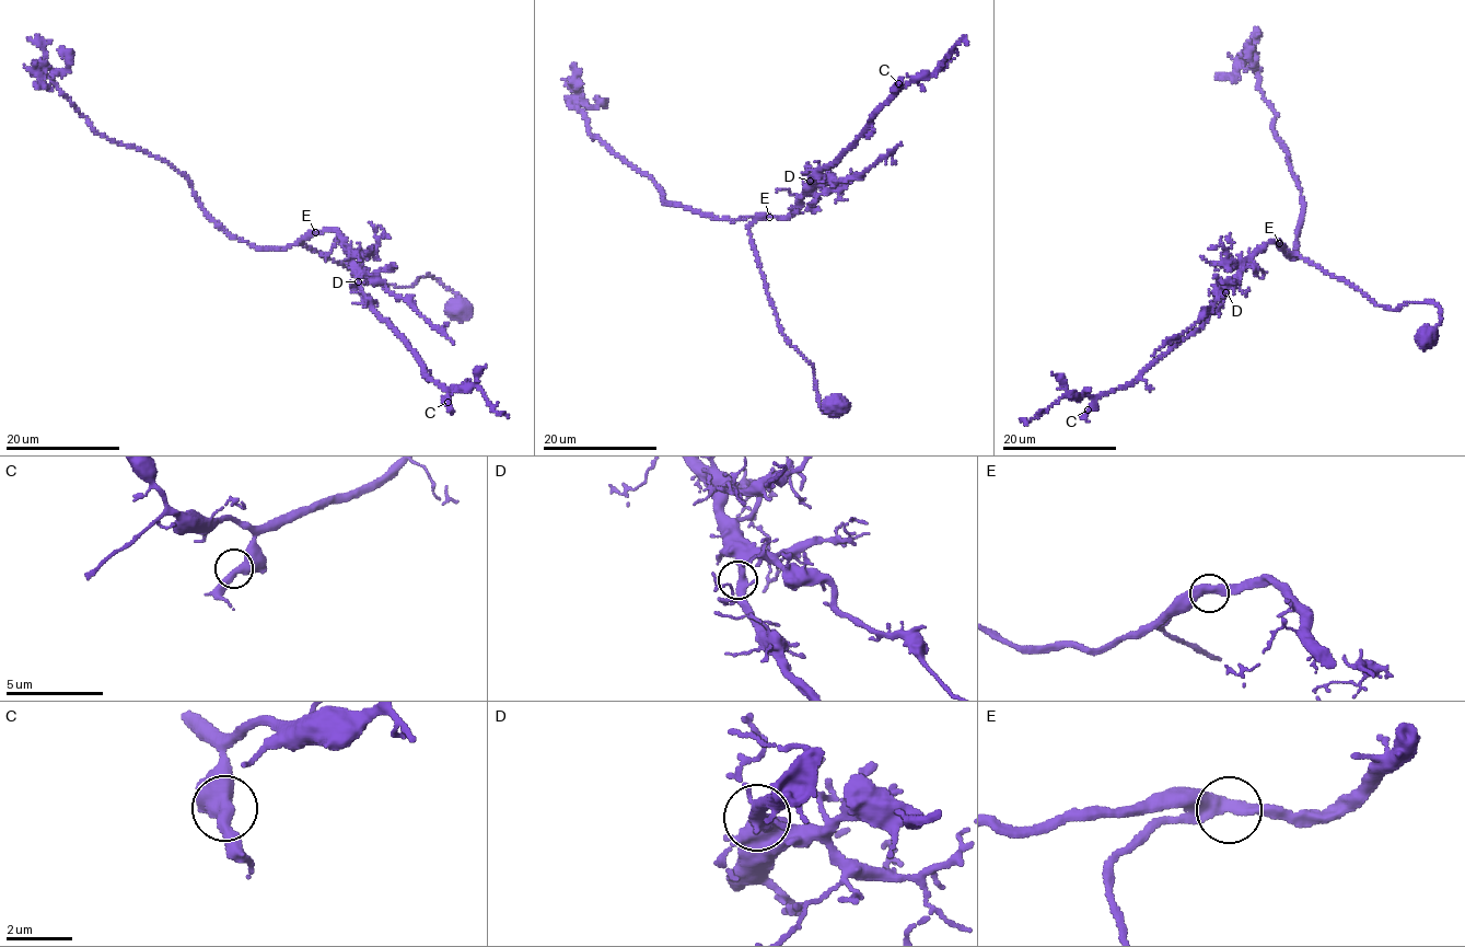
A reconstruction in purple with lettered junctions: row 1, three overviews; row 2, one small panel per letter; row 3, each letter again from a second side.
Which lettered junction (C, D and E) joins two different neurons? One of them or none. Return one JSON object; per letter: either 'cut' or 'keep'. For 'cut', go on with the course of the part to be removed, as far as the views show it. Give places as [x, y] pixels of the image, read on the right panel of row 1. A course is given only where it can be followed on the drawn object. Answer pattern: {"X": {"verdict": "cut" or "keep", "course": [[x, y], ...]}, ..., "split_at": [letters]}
{"C": {"verdict": "keep"}, "D": {"verdict": "keep"}, "E": {"verdict": "keep"}, "split_at": []}

